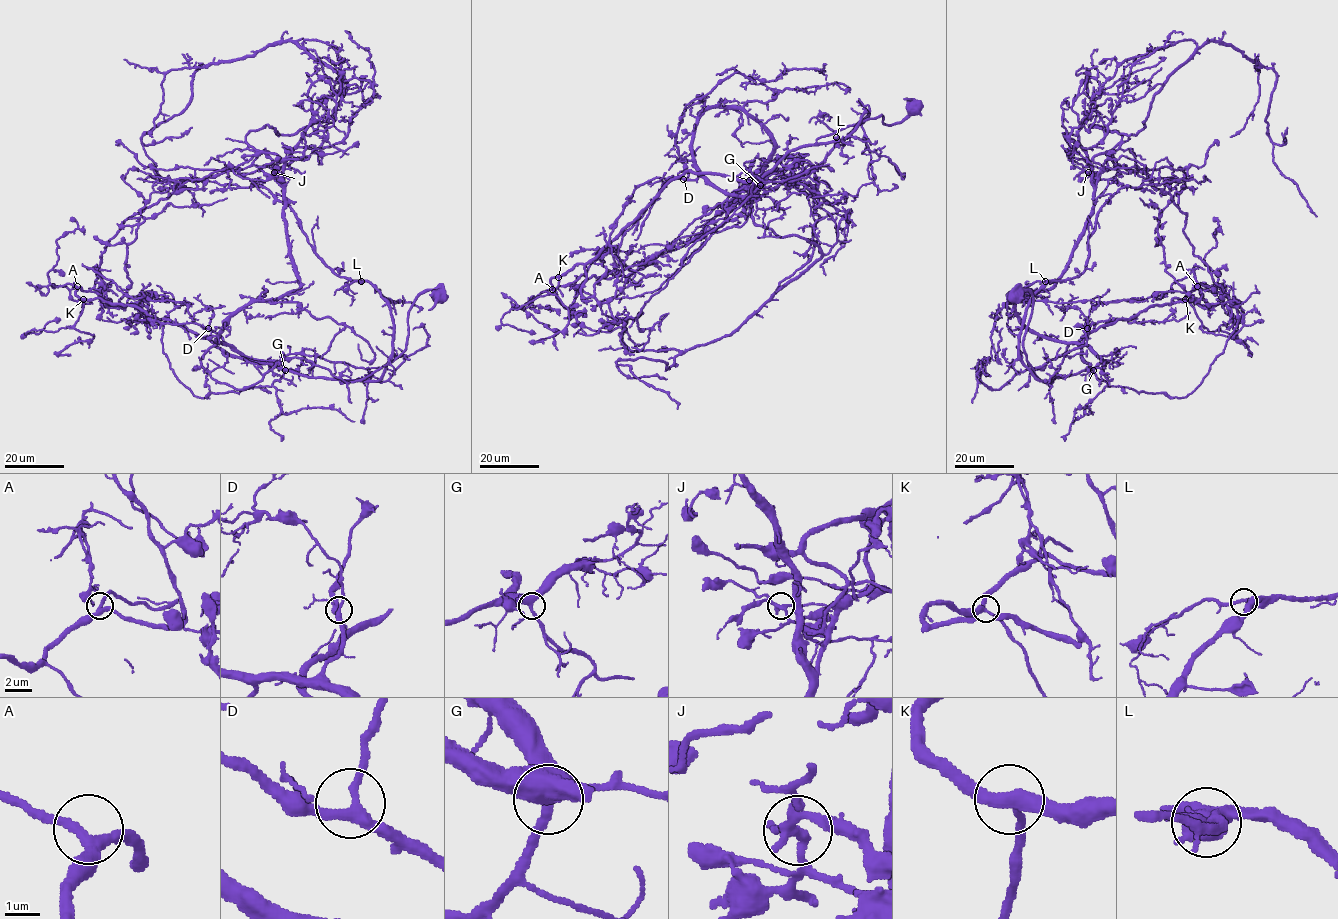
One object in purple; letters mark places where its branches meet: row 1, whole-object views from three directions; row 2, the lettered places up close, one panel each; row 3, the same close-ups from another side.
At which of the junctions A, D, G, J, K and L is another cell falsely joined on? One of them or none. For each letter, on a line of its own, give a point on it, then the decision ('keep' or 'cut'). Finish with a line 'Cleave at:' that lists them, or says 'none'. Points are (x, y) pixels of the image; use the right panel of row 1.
A: place (1197, 286); keep
D: place (1087, 328); keep
G: place (1093, 370); keep
J: place (1088, 172); cut
K: place (1185, 299); keep
L: place (1045, 281); keep
Cleave at: J

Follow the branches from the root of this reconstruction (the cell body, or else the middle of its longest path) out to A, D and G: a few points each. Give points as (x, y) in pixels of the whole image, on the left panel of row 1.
A: (437, 295), (416, 298), (399, 356), (341, 383), (229, 356), (136, 307), (81, 299), (77, 286)
D: (437, 295), (426, 290), (416, 298), (399, 356), (341, 383), (251, 360), (208, 328)
G: (437, 295), (426, 290), (416, 298), (409, 311), (406, 348), (363, 378), (341, 383), (285, 370)

